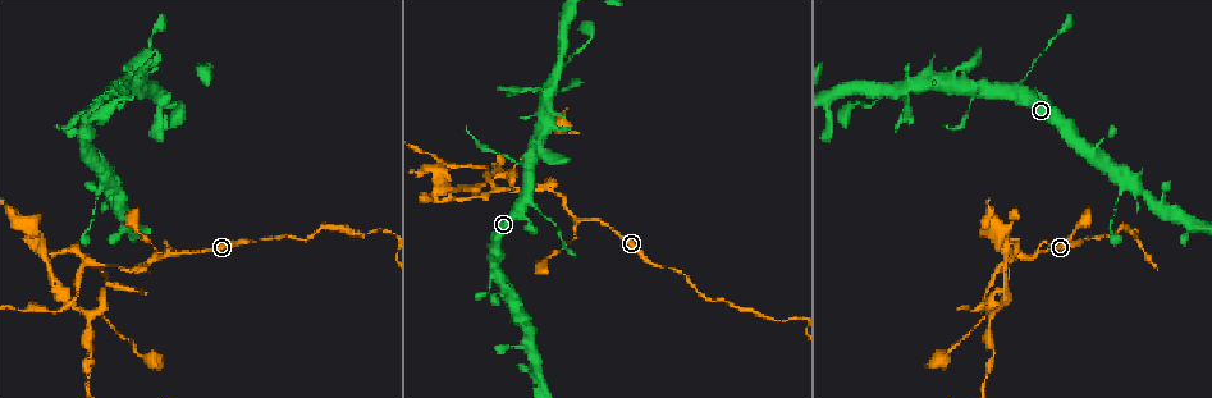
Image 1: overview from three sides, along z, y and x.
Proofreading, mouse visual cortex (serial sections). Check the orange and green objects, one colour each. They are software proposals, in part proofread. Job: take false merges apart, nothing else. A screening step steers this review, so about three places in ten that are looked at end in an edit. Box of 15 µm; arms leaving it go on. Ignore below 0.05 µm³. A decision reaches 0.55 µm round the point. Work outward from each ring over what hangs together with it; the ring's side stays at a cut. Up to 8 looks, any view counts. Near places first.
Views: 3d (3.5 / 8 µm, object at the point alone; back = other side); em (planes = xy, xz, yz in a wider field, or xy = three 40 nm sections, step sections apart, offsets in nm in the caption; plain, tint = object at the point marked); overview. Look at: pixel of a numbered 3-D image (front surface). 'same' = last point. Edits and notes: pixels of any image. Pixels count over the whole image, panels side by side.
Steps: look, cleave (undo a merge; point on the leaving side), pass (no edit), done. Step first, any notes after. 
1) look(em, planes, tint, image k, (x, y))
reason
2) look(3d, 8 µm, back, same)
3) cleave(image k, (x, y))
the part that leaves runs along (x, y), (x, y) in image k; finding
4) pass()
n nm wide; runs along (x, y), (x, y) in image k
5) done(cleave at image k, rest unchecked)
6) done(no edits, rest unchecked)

look(3d, 3.5 µm, image 1, (584, 220))

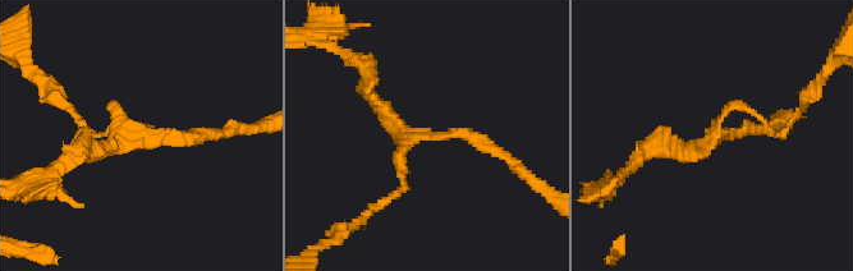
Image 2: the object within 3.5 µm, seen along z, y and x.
look(em, xy, step 1, tint, image 2, (425, 133))
need the tissue

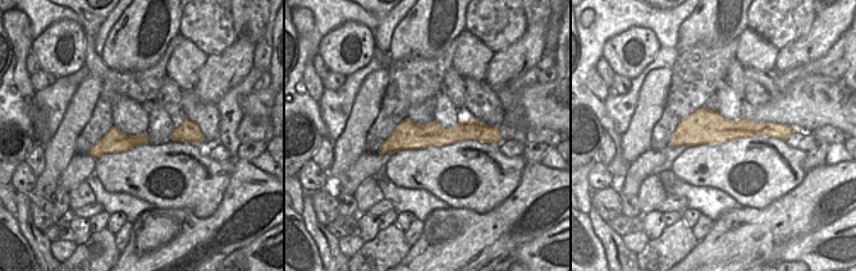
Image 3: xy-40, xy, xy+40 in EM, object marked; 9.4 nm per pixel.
pass()
3 arms; runs along (507, 155), (463, 133), (404, 133), (365, 83) in image 2; one cell here

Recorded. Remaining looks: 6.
look(3d, 8 µm, image 1, (496, 190))
branch point

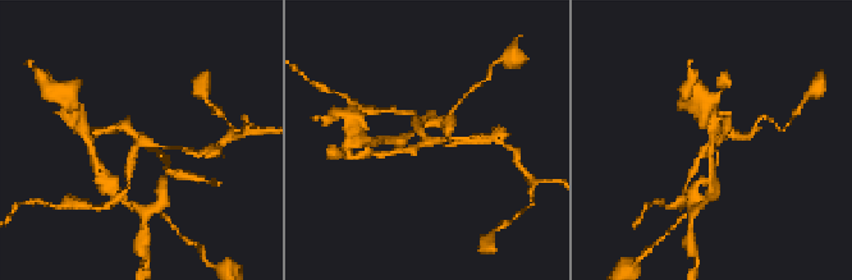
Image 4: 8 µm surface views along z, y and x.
look(em, planes, tint, image 4, (139, 143))

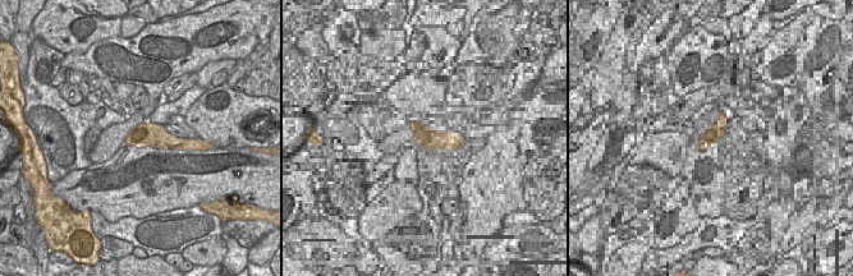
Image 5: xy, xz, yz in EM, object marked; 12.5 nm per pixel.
cleave(image 4, (719, 124))
3 arms; the part that leaves runs along (425, 143), (389, 155), (376, 155) in image 4; a second cell is stuck on

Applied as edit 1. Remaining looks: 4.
look(overview)

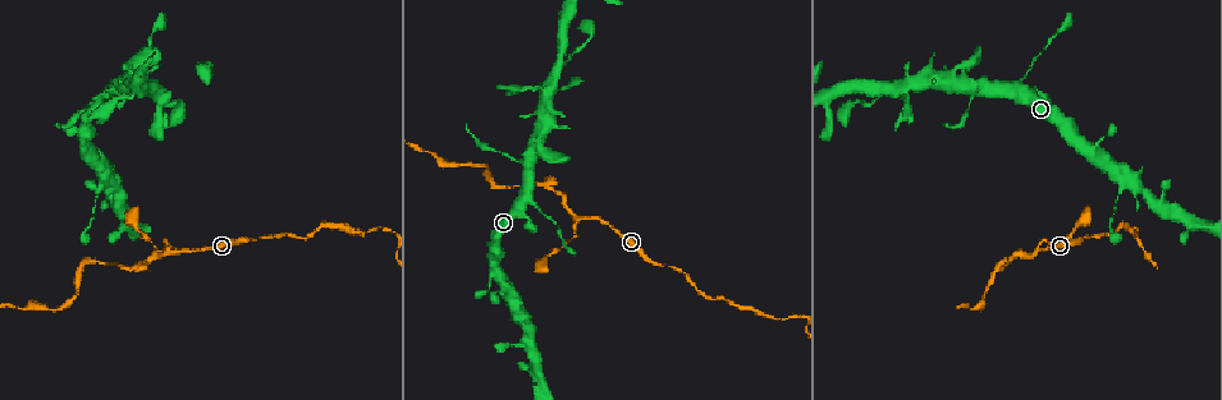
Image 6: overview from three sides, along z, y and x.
look(3d, 3.5 µm, back, image 6, (1014, 92))
a fork

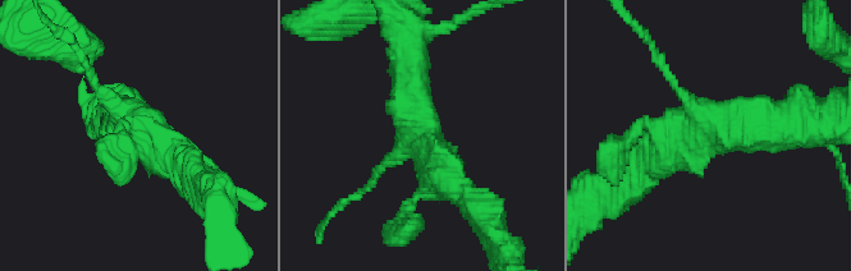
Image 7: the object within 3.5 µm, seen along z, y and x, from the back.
look(em, xy, step 1, plain, image 7, (702, 125))
3 arms; arms of 150, 350, 500 nm

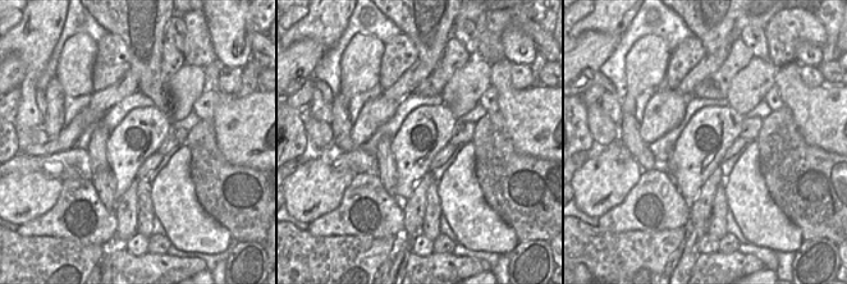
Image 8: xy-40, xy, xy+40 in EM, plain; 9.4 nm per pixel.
look(em, xy, step 1, tint, same)
with the object marked

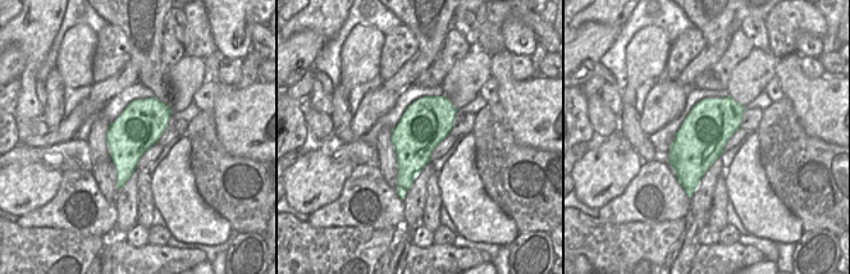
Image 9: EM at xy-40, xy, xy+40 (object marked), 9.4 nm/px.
pass()
460 nm wide; runs along (466, 200), (411, 118), (407, 55) in image 7; one cell here

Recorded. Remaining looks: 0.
done(cleave at image 4, rest unchecked)

